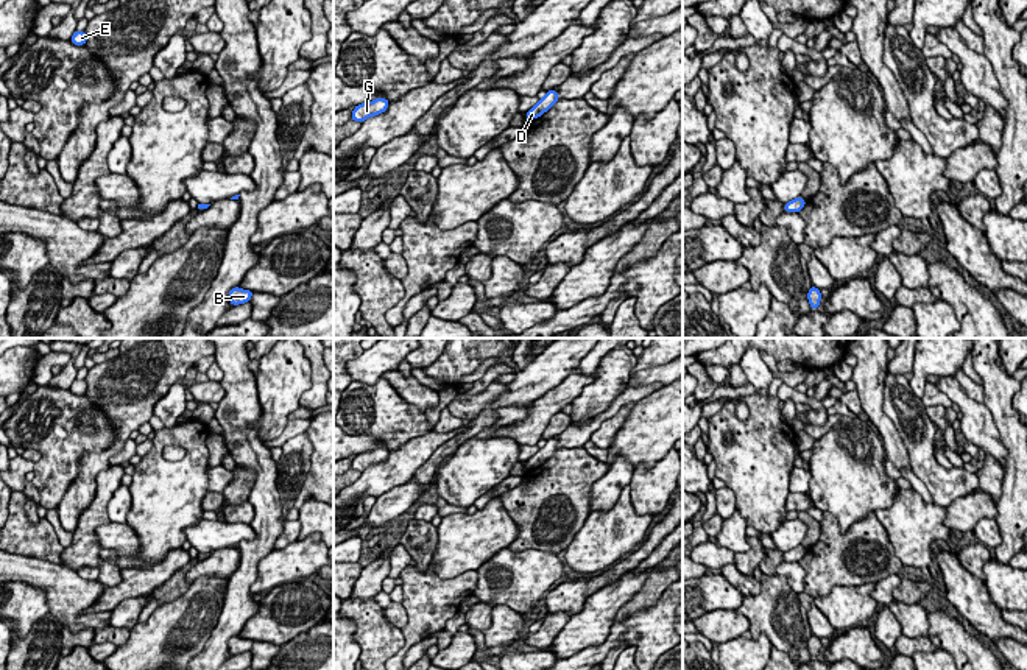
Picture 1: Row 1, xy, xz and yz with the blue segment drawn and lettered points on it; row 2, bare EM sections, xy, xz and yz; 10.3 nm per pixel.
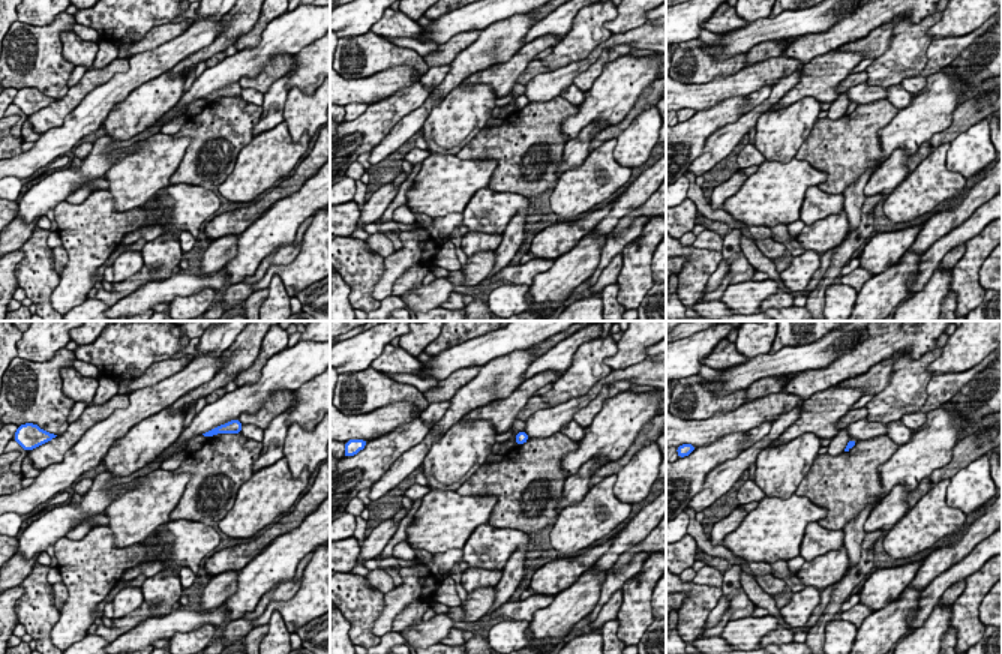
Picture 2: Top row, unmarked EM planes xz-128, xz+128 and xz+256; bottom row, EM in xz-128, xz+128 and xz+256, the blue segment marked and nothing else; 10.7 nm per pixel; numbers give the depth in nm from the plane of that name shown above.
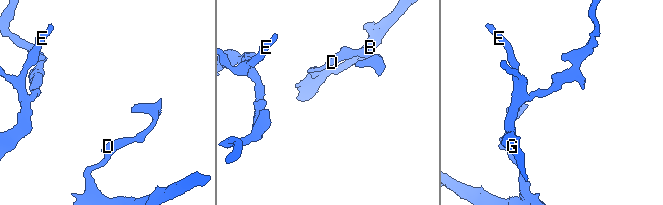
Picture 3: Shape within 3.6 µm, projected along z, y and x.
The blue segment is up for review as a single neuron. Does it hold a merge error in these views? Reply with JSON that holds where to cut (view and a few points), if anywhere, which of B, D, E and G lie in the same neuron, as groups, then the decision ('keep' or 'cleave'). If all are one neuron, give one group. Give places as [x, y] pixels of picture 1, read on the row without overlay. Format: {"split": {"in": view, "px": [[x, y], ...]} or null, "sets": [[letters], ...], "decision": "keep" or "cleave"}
{"split": null, "sets": [["B", "D", "E", "G"]], "decision": "keep"}

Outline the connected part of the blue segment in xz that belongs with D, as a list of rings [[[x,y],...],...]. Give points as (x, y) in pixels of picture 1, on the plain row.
[[[555,438],[547,439],[545,446],[541,447],[530,460],[527,460],[527,469],[535,469],[547,461],[559,449]]]

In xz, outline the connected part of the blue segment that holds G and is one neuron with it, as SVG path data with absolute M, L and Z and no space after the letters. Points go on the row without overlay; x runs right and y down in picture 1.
M383 446L357 453L352 460L351 469L363 472L366 467L385 461L388 455L390 455L390 450Z

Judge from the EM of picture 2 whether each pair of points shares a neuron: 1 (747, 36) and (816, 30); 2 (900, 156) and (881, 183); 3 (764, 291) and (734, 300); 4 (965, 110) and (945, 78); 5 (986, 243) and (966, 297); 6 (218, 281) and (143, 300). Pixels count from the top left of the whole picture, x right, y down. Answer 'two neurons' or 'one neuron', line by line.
1: one neuron
2: one neuron
3: one neuron
4: two neurons
5: one neuron
6: one neuron

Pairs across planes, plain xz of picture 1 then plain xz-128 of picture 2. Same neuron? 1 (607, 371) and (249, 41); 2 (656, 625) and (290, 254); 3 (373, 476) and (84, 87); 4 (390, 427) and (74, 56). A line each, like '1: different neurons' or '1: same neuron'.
1: same neuron
2: different neurons
3: same neuron
4: different neurons

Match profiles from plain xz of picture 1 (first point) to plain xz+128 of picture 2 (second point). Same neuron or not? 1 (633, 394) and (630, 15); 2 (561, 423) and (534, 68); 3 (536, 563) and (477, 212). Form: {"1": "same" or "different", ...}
{"1": "different", "2": "same", "3": "same"}

